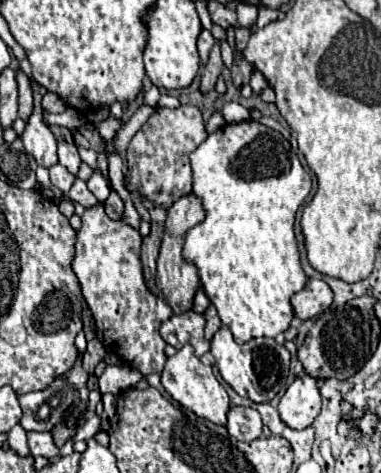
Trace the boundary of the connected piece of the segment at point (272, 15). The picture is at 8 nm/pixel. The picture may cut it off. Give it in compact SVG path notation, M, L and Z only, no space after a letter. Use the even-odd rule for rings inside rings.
M260 7L260 9L258 9L258 21L256 21L256 25L258 25L258 27L264 27L266 23L278 21L278 19L282 19L282 17L284 17L282 11L274 11L274 9L268 9L268 7Z

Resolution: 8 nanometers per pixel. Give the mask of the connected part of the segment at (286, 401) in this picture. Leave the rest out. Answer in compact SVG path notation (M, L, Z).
M310 375L296 377L278 403L280 419L292 429L306 429L320 413L318 379Z

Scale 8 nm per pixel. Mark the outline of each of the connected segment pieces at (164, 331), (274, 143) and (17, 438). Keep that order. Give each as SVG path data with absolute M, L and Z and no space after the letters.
M186 311L180 315L172 315L168 321L164 321L160 327L160 335L176 349L190 343L196 355L202 357L206 351L210 351L210 341L204 337L204 325L204 315L196 311Z
M254 119L224 125L208 135L208 139L192 151L190 161L194 173L192 193L202 199L206 219L186 233L184 259L198 267L200 283L212 305L218 309L222 325L232 331L236 343L284 333L294 319L290 297L302 291L308 283L300 265L294 221L296 211L312 189L312 177L300 165L288 139Z
M20 425L12 427L12 431L8 433L8 445L10 445L18 455L28 455L28 453L30 453L30 451L28 451L28 443L26 443L26 431L24 431Z

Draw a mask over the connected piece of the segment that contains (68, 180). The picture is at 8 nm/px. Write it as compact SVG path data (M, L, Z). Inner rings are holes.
M52 165L50 167L50 183L56 187L56 189L60 189L62 193L68 193L68 189L72 187L72 183L74 183L74 175L72 173L68 173L68 169L66 167L62 167L62 165Z

